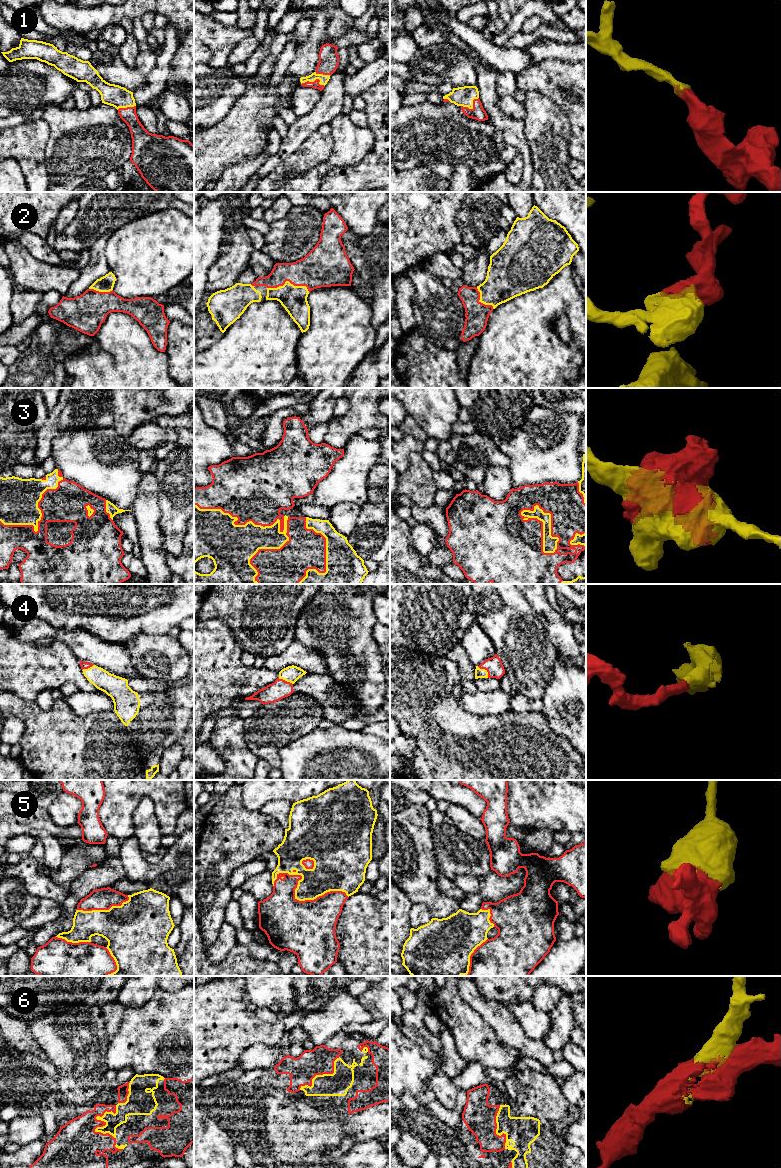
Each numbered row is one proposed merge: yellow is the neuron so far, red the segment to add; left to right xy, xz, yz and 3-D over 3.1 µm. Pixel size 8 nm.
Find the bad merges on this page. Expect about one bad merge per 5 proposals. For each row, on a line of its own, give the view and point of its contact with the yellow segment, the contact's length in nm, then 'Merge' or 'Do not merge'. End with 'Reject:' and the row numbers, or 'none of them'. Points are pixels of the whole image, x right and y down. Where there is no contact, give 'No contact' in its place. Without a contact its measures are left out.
1: Touches yellow at xz (314, 80). Shared border 190 nm. Merge
2: Touches yellow at xz (288, 281). Shared border 340 nm. Merge
3: Touches yellow at yz (543, 529). Shared border 440 nm. Merge
4: Touches yellow at yz (485, 670). Shared border 130 nm. Merge
5: Touches yellow at xz (296, 898). Shared border 600 nm. Merge
6: Touches yellow at xy (97, 1116). Shared border 280 nm. Merge
Reject: none of them

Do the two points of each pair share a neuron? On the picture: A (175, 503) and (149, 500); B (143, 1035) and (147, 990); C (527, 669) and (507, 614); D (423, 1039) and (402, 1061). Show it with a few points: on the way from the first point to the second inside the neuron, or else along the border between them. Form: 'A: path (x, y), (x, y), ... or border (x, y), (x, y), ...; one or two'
A: border (156, 478), (159, 494), (159, 525); two
B: border (158, 988), (142, 1005), (128, 1006), (126, 1008); two
C: path (527, 655), (520, 635), (515, 628); one
D: border (400, 1029), (420, 1047), (427, 1058), (434, 1061); two

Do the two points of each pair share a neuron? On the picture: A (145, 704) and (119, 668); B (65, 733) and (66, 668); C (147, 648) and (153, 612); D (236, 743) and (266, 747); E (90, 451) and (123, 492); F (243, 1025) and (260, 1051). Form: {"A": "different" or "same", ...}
{"A": "different", "B": "different", "C": "different", "D": "different", "E": "same", "F": "different"}

